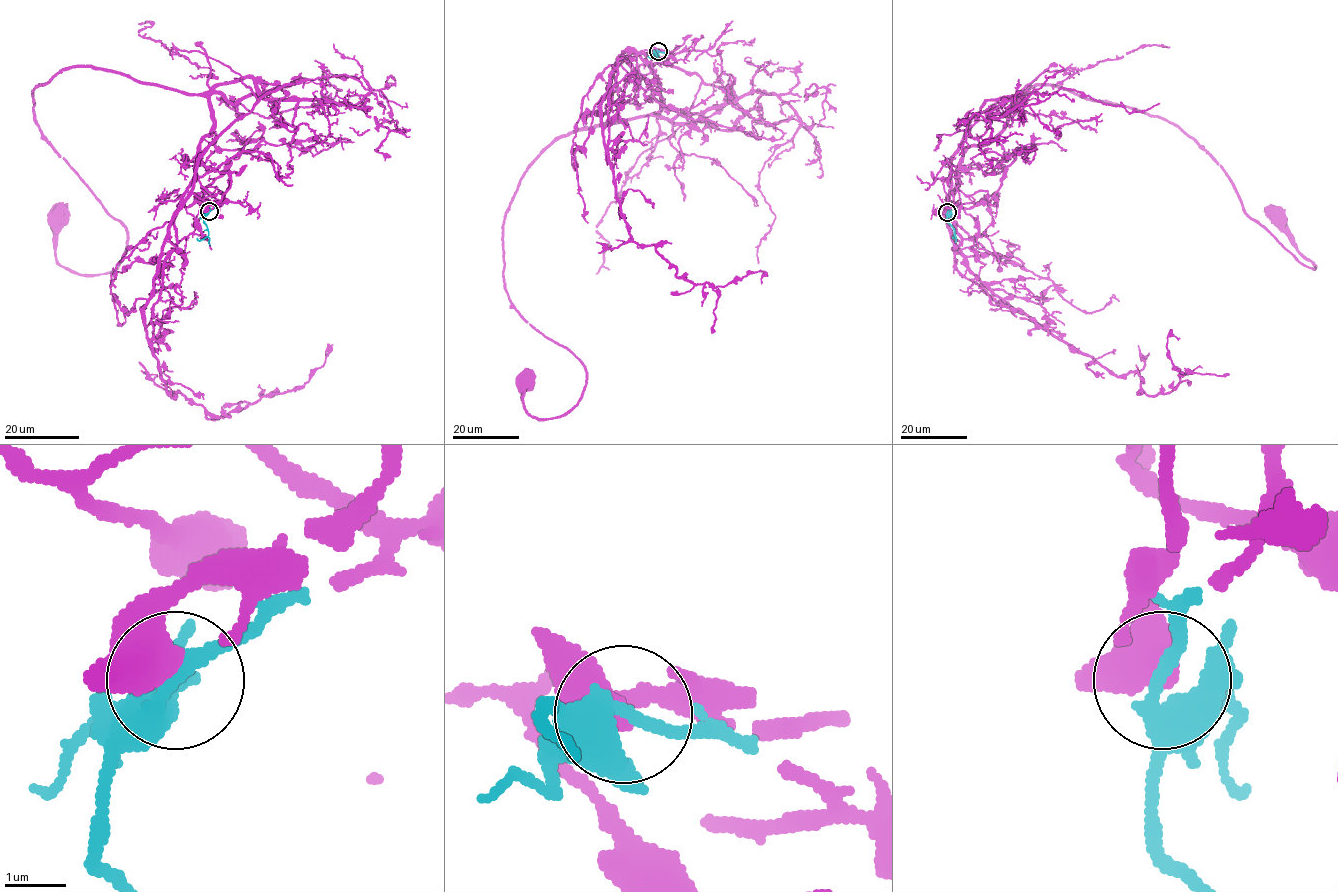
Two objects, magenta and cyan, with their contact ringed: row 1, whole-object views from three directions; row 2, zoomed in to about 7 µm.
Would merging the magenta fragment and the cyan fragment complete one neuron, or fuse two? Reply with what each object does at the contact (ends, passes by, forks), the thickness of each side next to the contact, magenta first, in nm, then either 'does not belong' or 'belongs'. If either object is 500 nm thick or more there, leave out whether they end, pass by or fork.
magenta passes by; cyan passes by; calibres 440 and 280 nm; belongs

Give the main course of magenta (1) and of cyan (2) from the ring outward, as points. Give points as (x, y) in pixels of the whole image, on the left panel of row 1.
1: (208, 211), (231, 177), (198, 157), (207, 99), (82, 66), (34, 119), (122, 261), (66, 269), (56, 217)
2: (208, 211), (204, 222), (208, 234), (200, 240), (197, 238)

